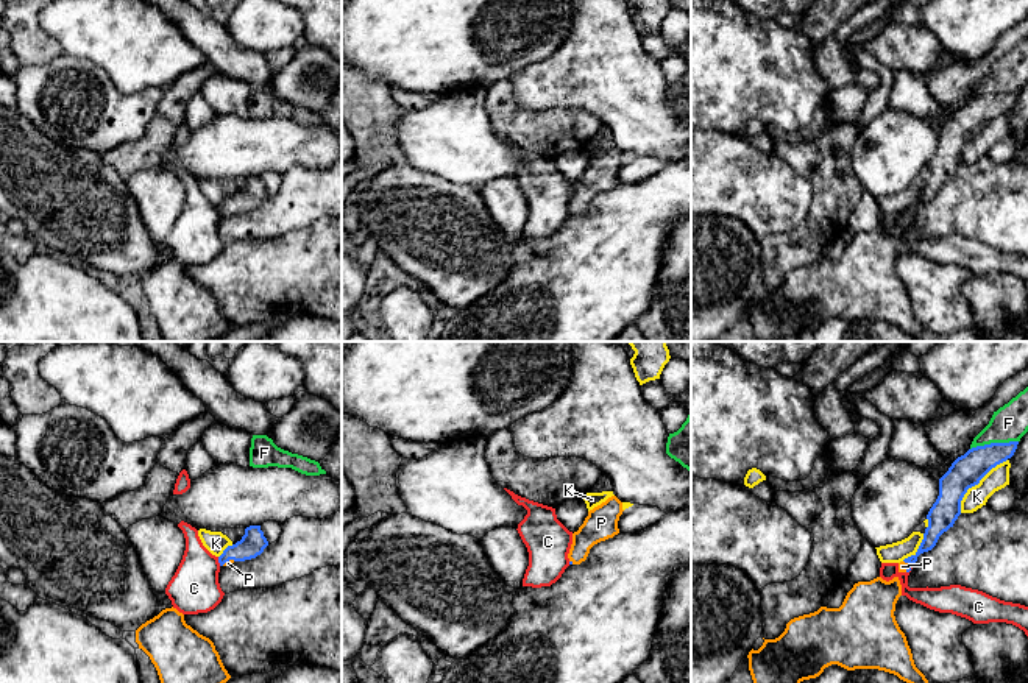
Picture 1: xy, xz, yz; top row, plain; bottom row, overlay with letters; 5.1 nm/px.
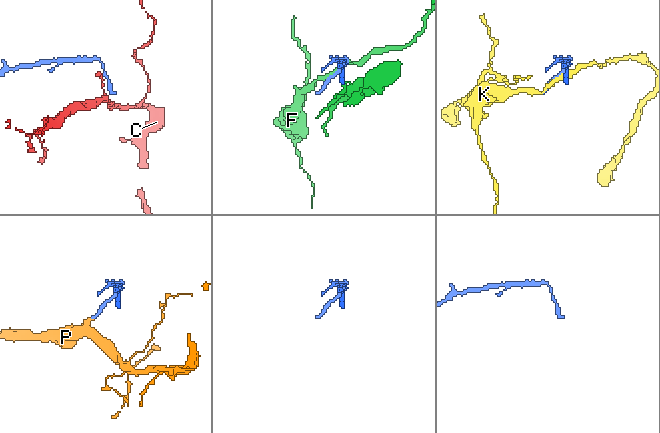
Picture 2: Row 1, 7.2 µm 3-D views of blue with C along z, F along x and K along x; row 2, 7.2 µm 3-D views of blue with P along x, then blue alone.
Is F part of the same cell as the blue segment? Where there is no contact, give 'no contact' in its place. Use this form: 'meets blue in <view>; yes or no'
meets blue in yz; no

